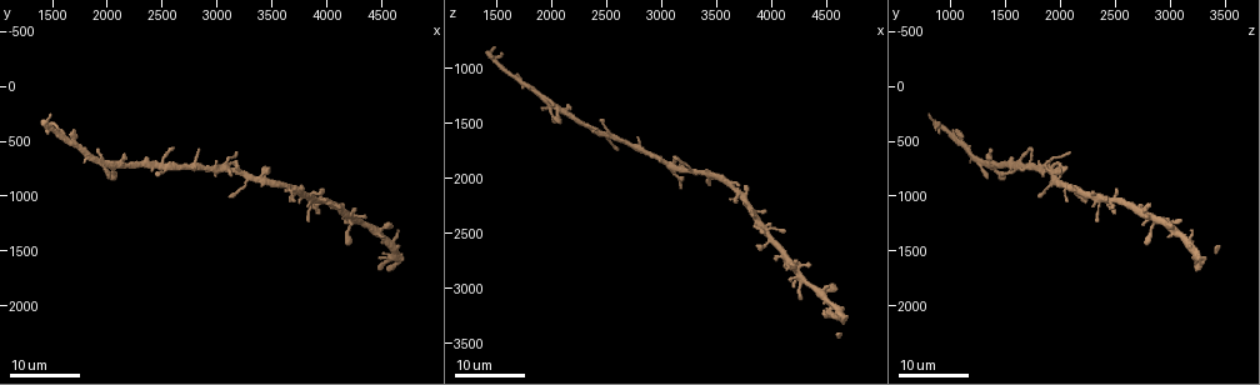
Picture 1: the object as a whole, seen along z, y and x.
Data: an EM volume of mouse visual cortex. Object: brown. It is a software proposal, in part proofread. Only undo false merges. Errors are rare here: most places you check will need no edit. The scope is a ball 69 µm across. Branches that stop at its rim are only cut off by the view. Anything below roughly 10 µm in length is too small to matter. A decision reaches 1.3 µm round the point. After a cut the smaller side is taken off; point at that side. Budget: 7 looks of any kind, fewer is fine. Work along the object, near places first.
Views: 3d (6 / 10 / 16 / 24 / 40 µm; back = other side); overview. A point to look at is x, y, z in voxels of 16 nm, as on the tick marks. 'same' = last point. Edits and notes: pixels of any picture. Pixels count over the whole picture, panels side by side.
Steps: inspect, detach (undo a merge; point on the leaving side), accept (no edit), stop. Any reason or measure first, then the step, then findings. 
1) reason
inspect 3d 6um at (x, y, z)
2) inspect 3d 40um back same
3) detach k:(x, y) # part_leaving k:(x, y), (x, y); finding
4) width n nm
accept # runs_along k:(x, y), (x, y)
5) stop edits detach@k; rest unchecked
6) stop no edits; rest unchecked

thin neck
inspect 3d 24um at (2900, 740, 1800)

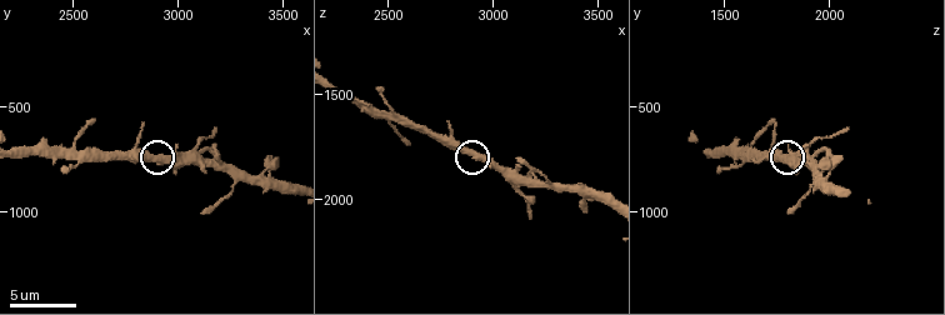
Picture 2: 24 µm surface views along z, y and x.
closer look
inspect 3d 10um at (2910, 770, 1790)

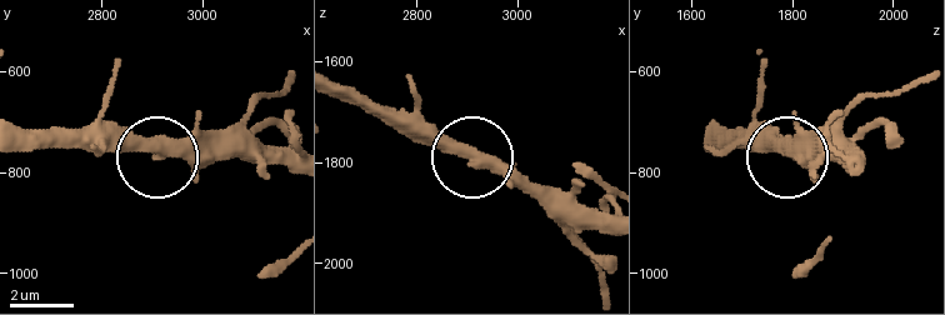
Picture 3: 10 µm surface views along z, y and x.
width 400 nm
accept # runs_along 3:(291, 170), (235, 158), (68, 149); one neuron here

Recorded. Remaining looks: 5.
side arm on a straight run
inspect 3d 10um at (3300, 810, 1940)

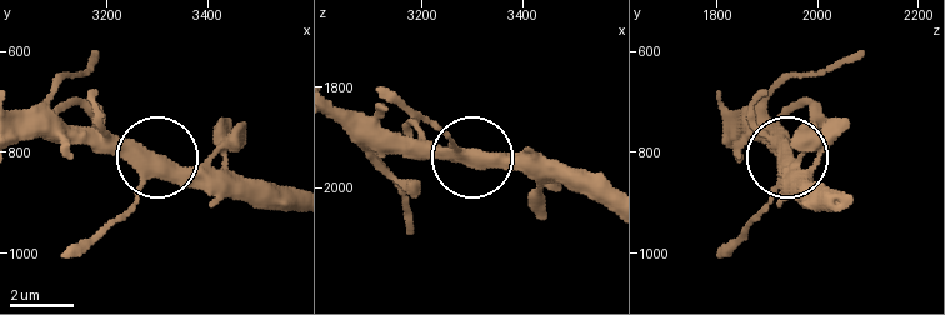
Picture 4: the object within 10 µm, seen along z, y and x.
inspect 3d 6um at (3285, 810, 1945)

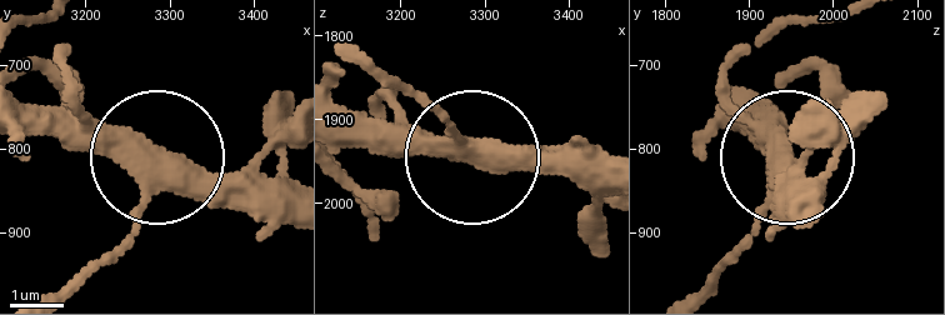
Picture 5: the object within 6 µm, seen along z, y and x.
accept # runs_along 5:(453, 149), (488, 163), (604, 163); all the same neuron

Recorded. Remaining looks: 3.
thick turns thin
inspect 3d 24um at (4460, 1360, 3080)

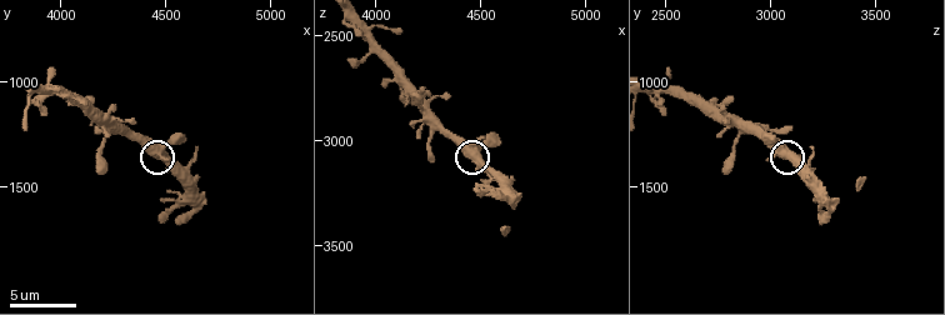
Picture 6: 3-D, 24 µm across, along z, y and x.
inspect 3d 6um at (4480, 1350, 3090)

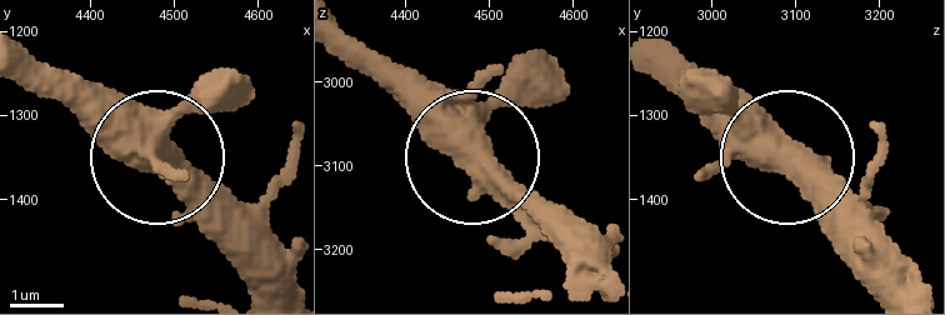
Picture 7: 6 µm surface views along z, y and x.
accept # all the same neuron

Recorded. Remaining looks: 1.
stop no edits; rest unchecked

